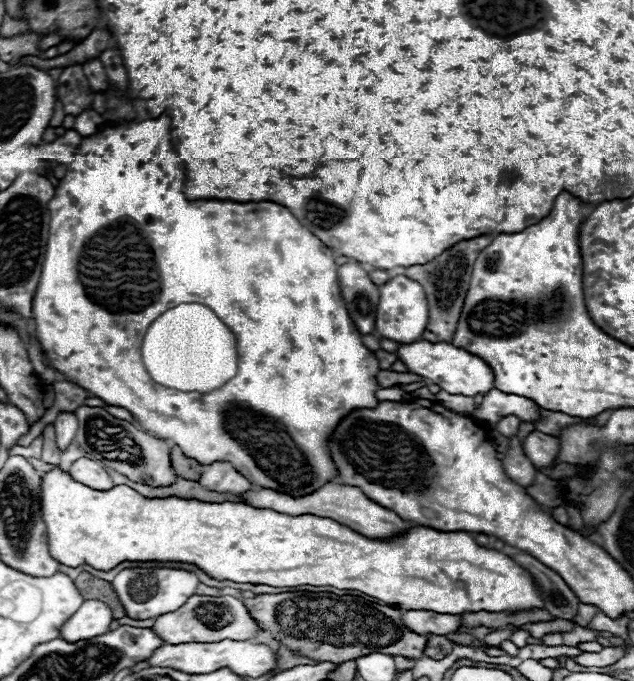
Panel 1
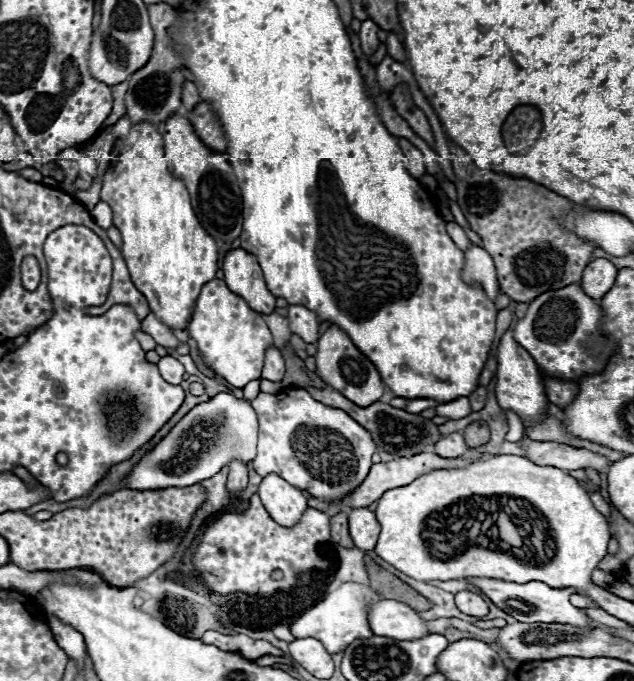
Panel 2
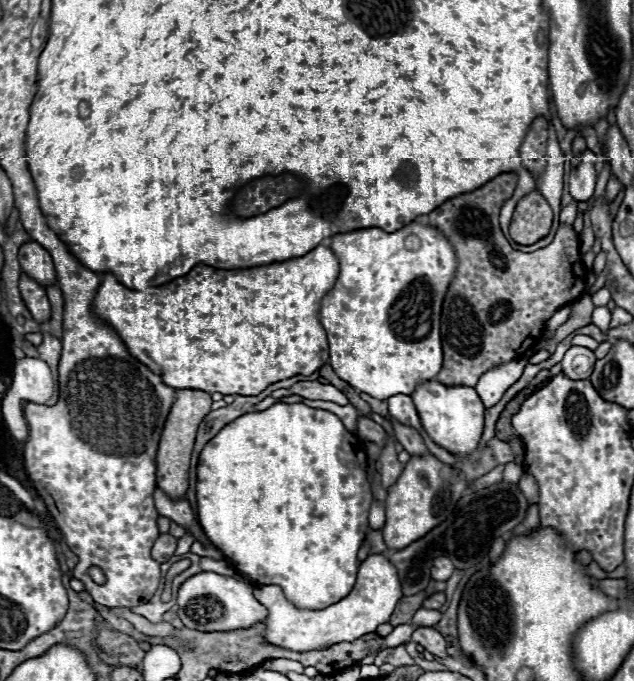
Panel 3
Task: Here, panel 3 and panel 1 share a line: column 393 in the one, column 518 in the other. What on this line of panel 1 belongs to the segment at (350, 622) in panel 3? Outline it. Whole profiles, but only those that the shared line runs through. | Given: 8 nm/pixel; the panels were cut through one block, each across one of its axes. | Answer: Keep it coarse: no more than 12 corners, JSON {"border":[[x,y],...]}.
{"border":[[44,474],[52,558],[194,562],[438,614],[540,610],[468,532],[92,490]]}

